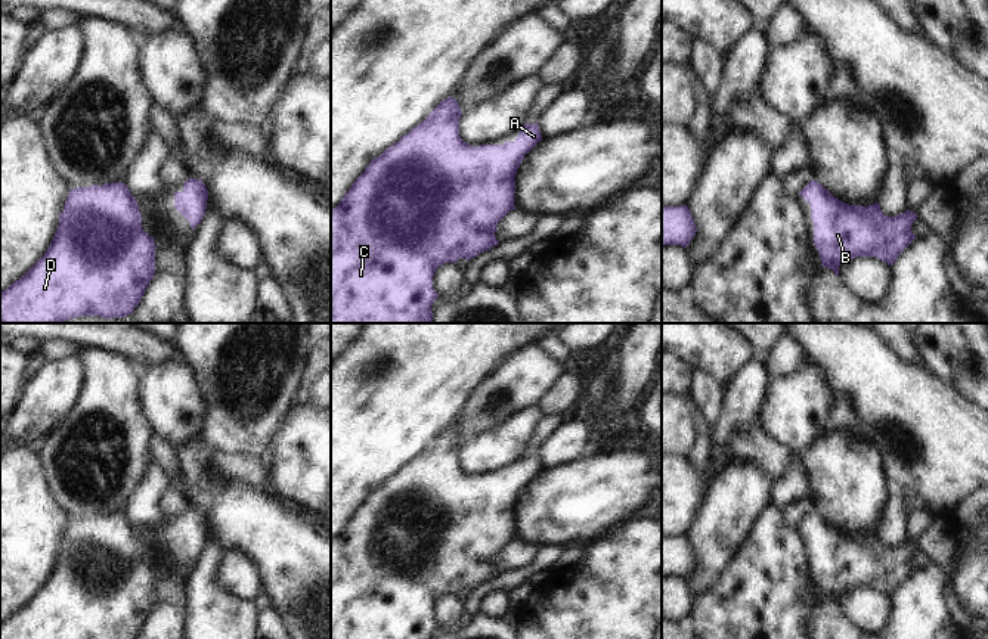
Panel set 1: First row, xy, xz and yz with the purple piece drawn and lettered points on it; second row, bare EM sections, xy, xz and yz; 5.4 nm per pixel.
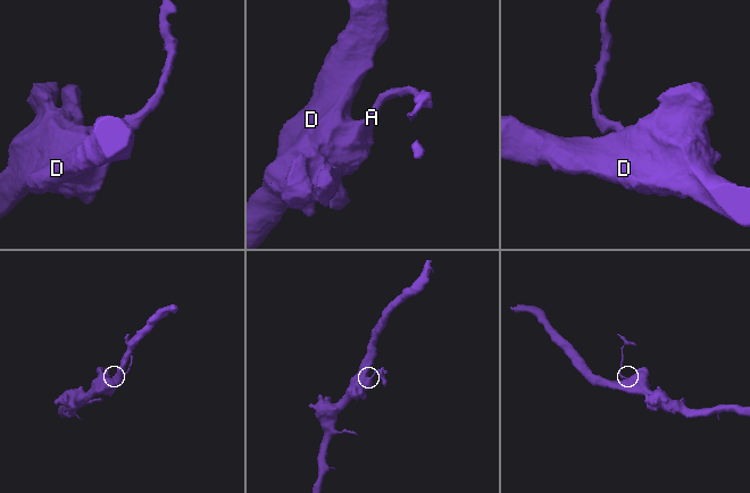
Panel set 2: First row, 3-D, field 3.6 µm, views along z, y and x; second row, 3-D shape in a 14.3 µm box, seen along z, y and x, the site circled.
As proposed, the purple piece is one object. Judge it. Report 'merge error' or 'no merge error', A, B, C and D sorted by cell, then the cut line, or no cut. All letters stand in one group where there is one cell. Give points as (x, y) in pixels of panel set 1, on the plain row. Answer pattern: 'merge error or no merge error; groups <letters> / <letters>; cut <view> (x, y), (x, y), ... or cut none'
no merge error; groups A B C D; cut none

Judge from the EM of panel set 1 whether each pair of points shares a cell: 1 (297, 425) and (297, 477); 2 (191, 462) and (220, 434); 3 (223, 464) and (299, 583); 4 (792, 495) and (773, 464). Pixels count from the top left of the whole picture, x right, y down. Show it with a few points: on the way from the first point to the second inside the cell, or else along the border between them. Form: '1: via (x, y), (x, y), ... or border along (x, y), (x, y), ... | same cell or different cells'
1: via (297, 439), (294, 446), (297, 464) | same cell
2: border along (200, 437), (213, 449) | different cells
3: border along (207, 461), (213, 477), (256, 489) | different cells
4: border along (793, 453), (787, 471), (776, 481) | different cells

